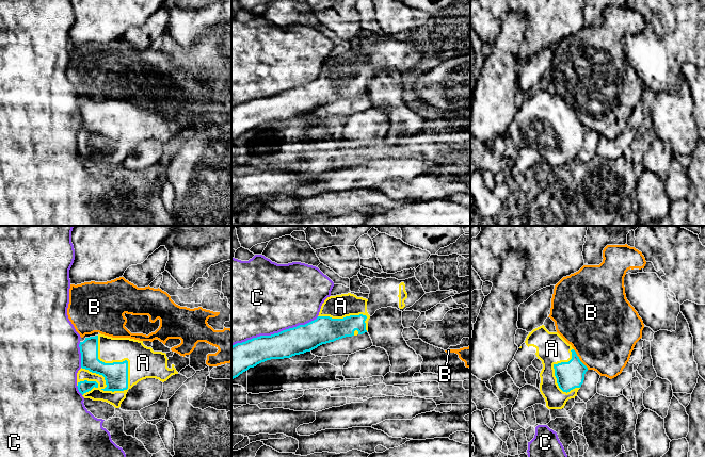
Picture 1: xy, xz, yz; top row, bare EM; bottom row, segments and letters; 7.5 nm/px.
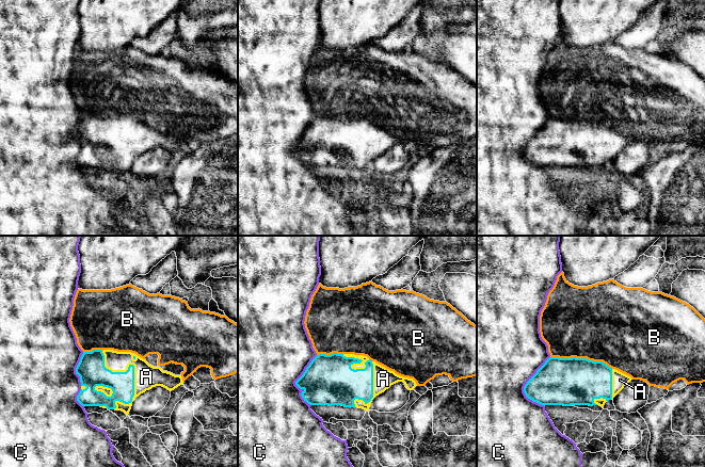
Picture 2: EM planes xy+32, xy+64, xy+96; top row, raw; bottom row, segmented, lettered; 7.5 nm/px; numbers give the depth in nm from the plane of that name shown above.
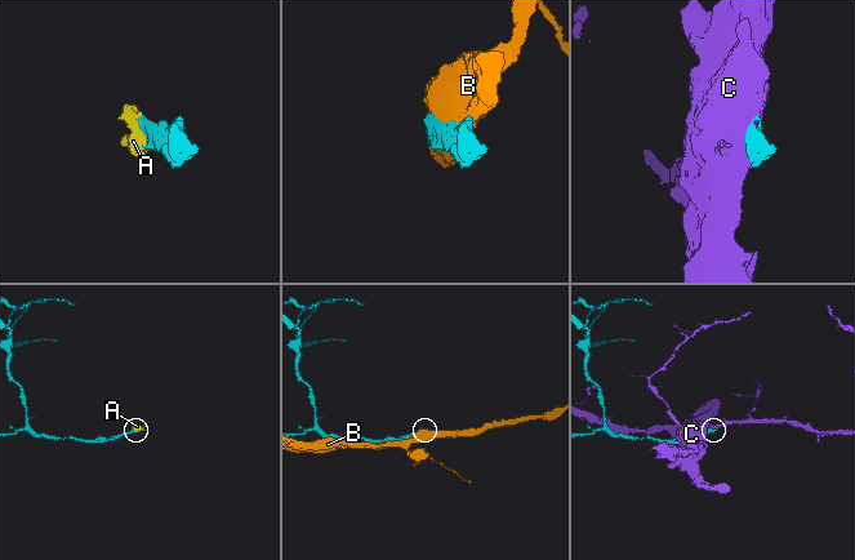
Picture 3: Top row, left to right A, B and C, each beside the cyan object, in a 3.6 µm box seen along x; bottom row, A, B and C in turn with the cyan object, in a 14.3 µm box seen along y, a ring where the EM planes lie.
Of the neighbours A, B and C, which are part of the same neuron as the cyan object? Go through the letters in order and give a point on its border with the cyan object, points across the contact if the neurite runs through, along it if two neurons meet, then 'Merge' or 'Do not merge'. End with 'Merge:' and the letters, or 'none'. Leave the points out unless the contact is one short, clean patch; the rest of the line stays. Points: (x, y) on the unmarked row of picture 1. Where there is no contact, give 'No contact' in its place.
A: Touches cyan at xy (116, 124). Merge
B: Touches cyan at yz (579, 120). Do not merge
C: Touches cyan at xz (274, 95). Do not merge
Merge: A

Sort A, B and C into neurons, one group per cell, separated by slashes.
A / B / C

